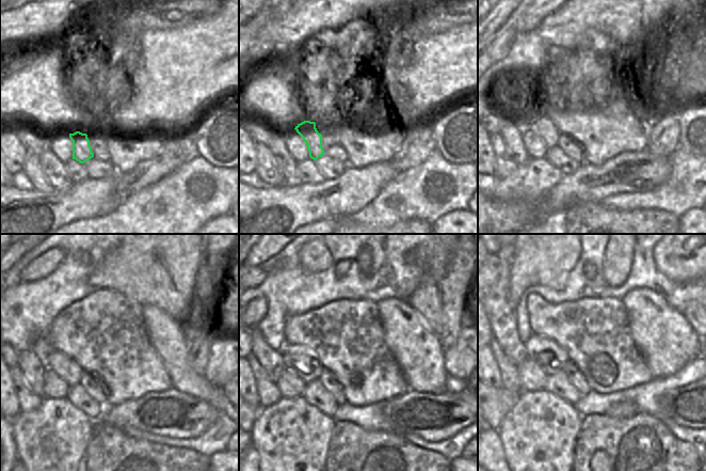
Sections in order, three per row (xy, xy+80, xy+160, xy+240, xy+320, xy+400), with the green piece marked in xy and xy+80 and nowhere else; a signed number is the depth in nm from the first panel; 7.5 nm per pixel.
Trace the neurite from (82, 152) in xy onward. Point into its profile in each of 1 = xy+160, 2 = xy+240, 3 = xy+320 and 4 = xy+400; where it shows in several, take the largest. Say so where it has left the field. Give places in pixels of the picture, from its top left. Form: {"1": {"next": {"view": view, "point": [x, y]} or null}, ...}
{"1": {"next": {"view": "xy+160", "point": [542, 125]}}, "2": {"next": {"view": "xy+240", "point": [64, 366]}}, "3": {"next": {"view": "xy+320", "point": [302, 360]}}, "4": {"next": {"view": "xy+400", "point": [550, 356]}}}

